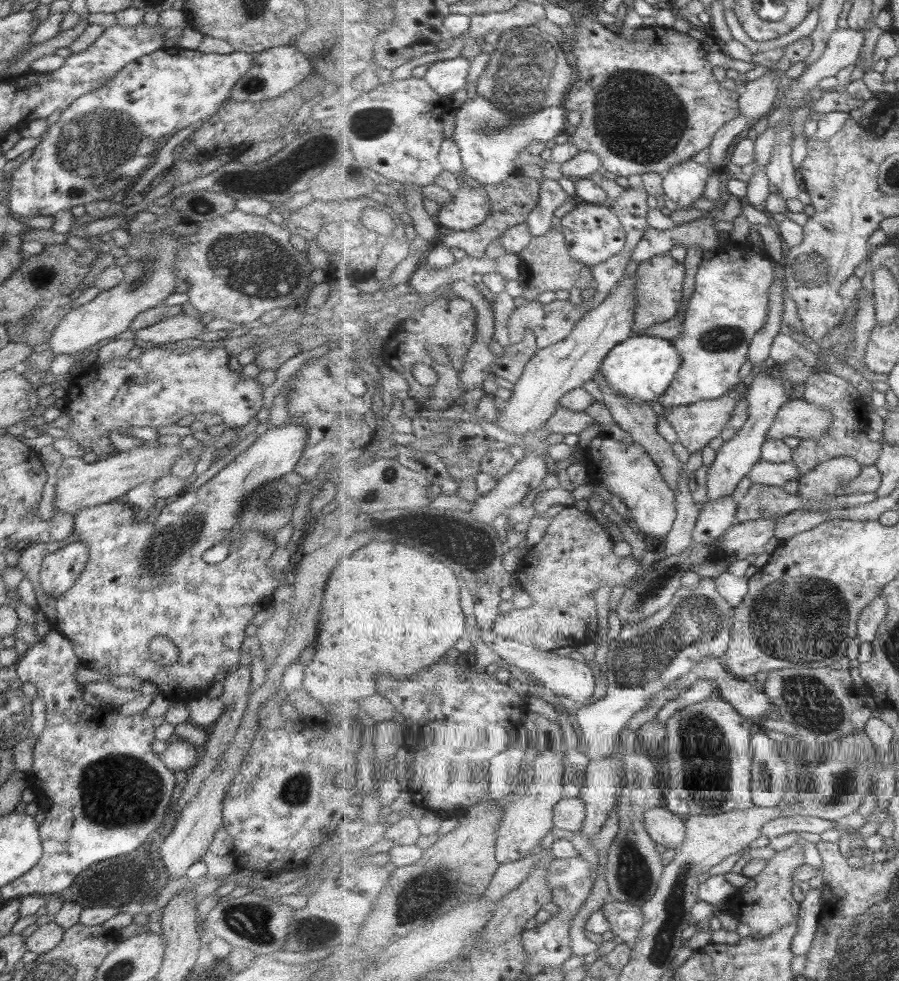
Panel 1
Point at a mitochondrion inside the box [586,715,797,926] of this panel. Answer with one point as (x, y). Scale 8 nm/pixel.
(704, 777)

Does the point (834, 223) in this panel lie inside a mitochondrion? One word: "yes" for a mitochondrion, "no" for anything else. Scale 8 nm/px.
no

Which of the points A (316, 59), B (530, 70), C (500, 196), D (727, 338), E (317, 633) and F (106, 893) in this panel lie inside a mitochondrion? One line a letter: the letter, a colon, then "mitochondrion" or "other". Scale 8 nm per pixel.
A: other
B: mitochondrion
C: other
D: mitochondrion
E: other
F: other

